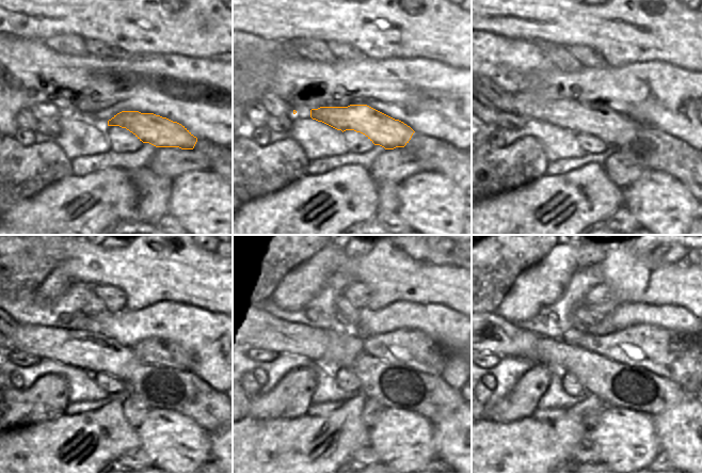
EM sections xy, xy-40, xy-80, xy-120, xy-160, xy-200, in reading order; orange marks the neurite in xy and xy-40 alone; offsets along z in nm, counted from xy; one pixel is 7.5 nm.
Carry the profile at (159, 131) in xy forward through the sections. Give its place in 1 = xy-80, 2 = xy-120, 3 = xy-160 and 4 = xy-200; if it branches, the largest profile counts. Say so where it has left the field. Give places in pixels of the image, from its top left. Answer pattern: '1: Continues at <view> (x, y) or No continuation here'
1: Continues at xy-80 (616, 129)
2: Continues at xy-120 (93, 352)
3: Continues at xy-160 (254, 333)
4: Continues at xy-200 (493, 333).

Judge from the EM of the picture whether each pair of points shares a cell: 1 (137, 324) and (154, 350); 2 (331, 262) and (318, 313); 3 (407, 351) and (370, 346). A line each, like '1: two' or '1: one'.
1: two
2: two
3: one

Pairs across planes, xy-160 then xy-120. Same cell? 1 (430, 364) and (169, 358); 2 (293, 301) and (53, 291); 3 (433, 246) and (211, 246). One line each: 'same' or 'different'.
1: same
2: same
3: same

